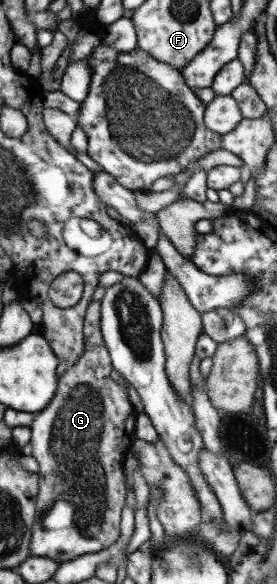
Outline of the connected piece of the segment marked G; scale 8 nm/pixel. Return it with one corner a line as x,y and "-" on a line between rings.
91,301
87,306
84,313
83,322
83,351
79,355
77,361
67,366
65,372
59,376
57,380
57,391
53,394
51,402
35,413
35,418
31,422
30,428
30,444
31,444
31,456
35,458
35,462
38,464
37,474
39,476
39,488
37,495
35,495
35,523
32,525
32,531
30,536
29,552
32,556
45,556
49,560
57,560
62,563
65,561
73,560
75,556
81,556
81,554
87,554
91,552
99,552
104,548
107,548
110,544
113,544
117,537
120,535
120,515
124,505
125,492
127,488
124,484
124,474
122,469
122,461
127,452
134,446
136,439
134,434
134,420
136,412
133,410
133,406
129,403
127,398
126,388
119,385
115,380
111,380
109,374
112,366
109,360
109,353
103,344
101,333
99,332
99,317
100,317
100,302

